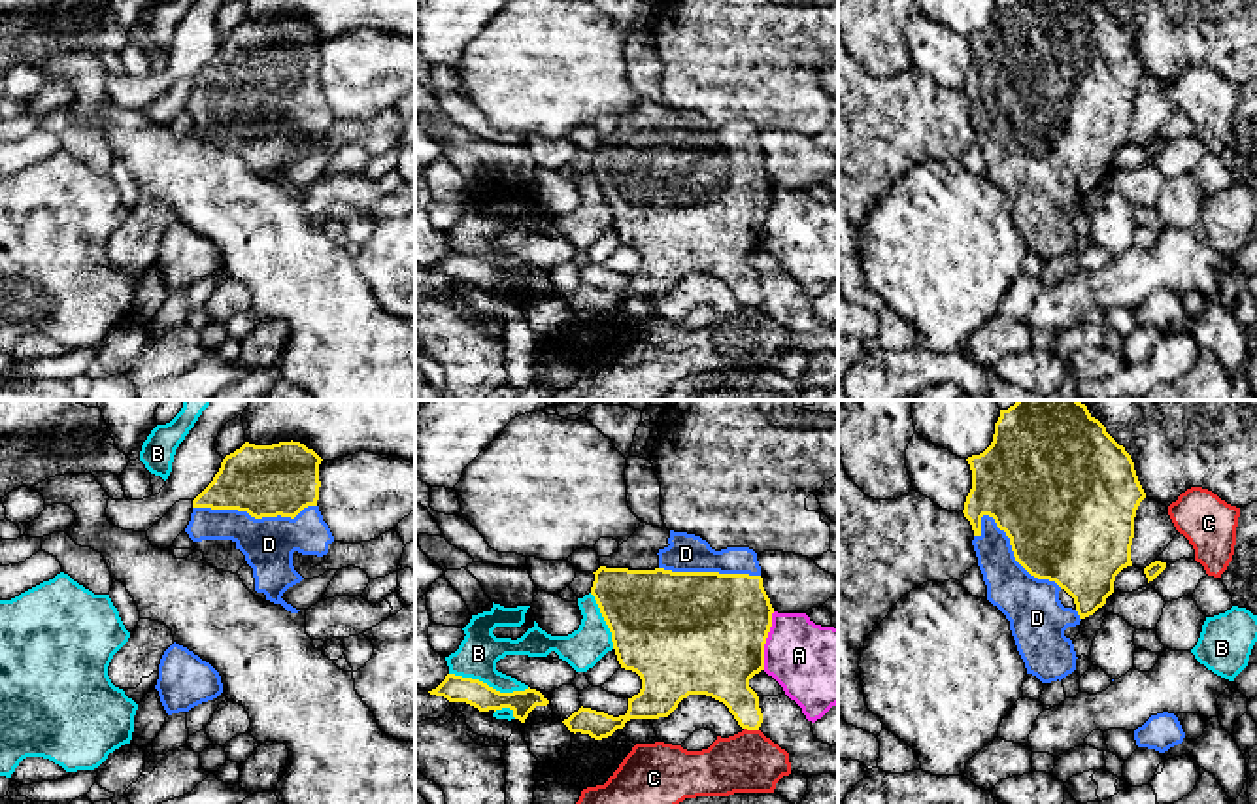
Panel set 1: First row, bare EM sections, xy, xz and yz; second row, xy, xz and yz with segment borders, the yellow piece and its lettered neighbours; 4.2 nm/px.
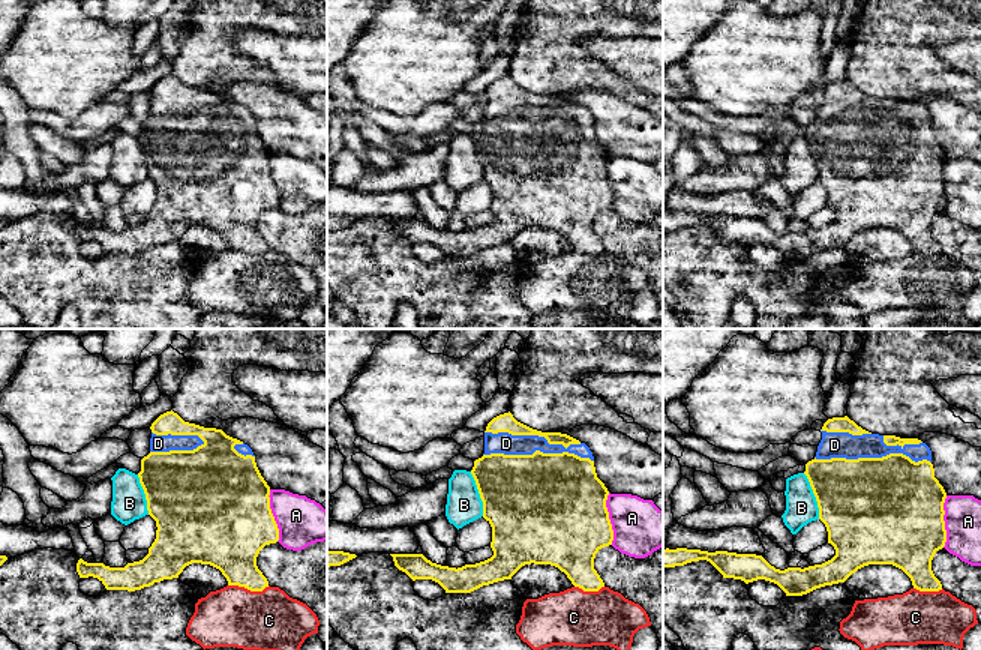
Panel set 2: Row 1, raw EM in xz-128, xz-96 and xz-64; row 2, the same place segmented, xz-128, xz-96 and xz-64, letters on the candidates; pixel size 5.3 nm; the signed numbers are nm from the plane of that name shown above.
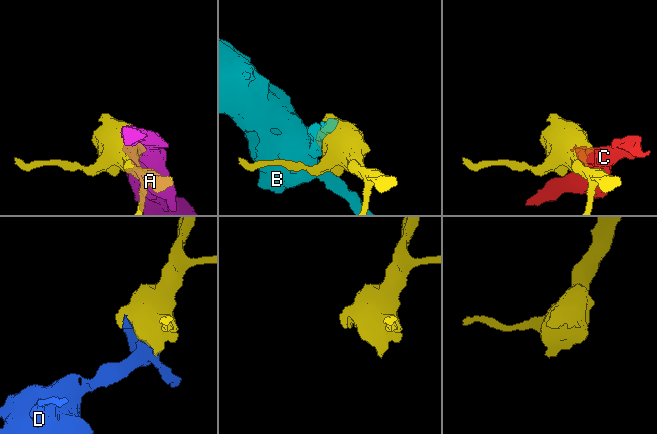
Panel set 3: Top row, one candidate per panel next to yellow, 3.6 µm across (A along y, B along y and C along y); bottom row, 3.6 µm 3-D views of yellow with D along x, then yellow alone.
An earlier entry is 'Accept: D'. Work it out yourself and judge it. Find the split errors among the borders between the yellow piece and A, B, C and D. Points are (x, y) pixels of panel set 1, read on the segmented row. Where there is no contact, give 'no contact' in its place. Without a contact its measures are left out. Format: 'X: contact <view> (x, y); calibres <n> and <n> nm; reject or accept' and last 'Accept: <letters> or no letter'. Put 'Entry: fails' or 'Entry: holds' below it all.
A: contact xz (765, 640); calibres 500 and 340 nm; reject
B: contact xz (487, 686); calibres 120 and 180 nm; reject
C: contact xz (752, 729); calibres 200 and 260 nm; reject
D: contact yz (1014, 555); calibres 480 and 240 nm; accept
Accept: D
Entry: holds

